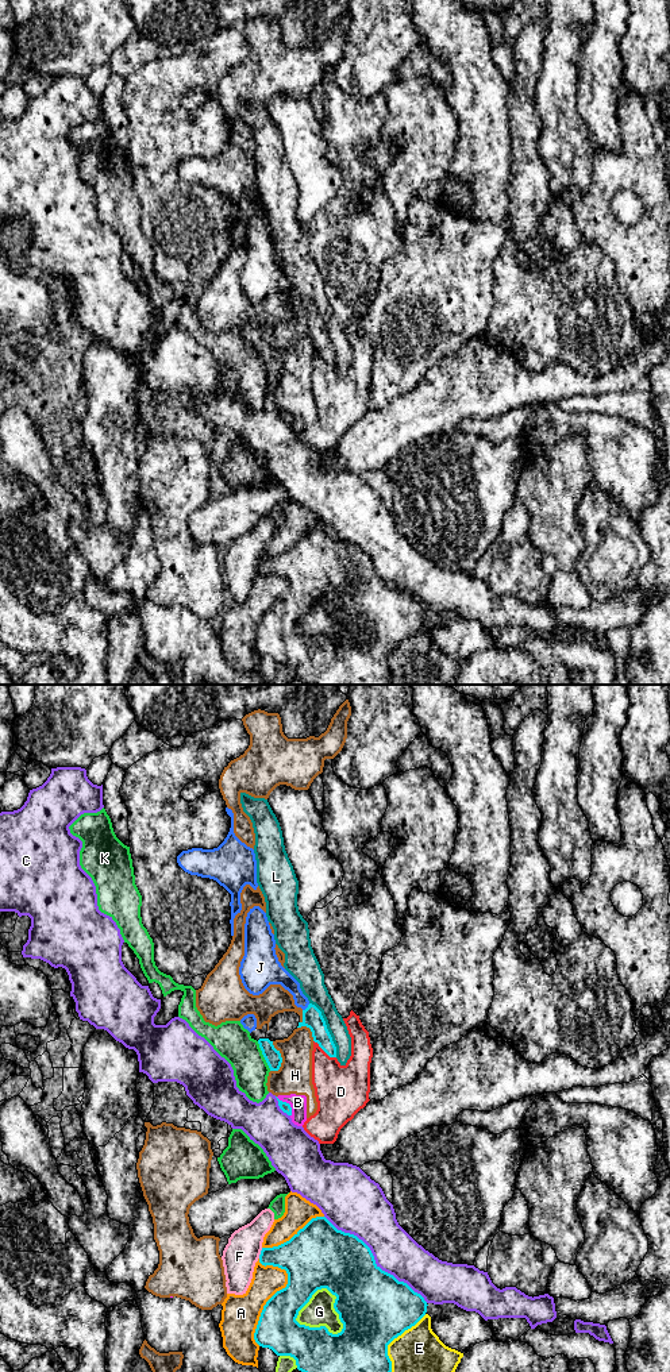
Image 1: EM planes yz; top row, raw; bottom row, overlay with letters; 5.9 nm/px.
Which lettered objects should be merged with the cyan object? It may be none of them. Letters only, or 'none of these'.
J

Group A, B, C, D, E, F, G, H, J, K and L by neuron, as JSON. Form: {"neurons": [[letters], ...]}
{"neurons": [["A"], ["B", "H"], ["C"], ["D"], ["E"], ["F"], ["G"], ["J"], ["K"], ["L"]]}

